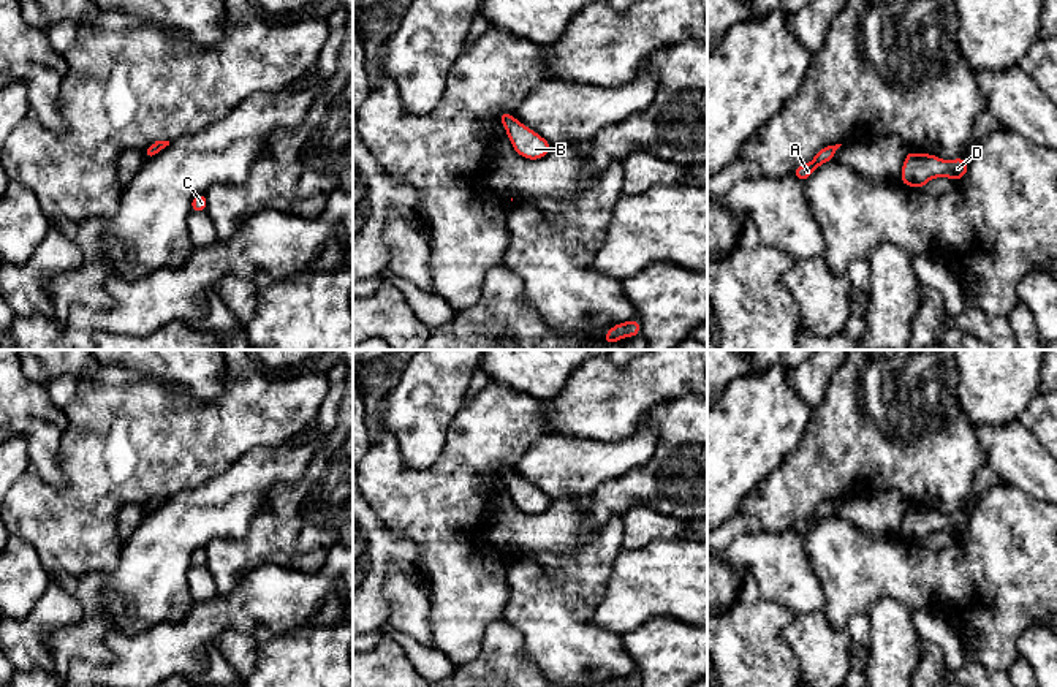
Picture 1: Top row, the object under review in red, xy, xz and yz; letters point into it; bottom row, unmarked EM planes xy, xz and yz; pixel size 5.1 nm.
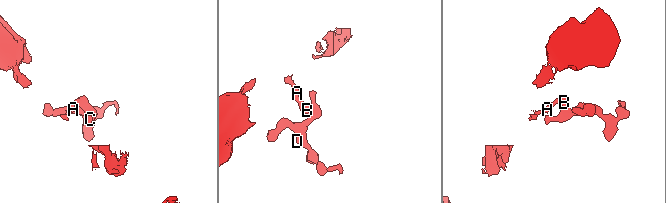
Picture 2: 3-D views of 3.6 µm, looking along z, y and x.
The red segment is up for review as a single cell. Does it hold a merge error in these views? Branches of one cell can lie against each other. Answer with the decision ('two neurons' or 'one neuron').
one neuron

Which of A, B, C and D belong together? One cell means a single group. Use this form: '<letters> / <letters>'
A B C D

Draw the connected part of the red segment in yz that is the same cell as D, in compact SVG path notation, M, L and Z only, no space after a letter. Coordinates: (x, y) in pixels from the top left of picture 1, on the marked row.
M908 150L899 180L904 185L923 188L935 177L959 180L965 177L967 169L968 158L941 160L932 154L916 154Z

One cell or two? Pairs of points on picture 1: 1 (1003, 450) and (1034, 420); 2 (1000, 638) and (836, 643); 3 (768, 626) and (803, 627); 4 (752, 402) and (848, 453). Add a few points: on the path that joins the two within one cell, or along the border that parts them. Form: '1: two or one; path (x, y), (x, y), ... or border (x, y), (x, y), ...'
1: two; border (1019, 420), (1040, 444)
2: two; border (822, 611), (833, 627), (845, 632)
3: two; border (795, 614), (782, 630), (782, 637), (799, 660)
4: two; border (812, 412), (801, 442), (782, 459)

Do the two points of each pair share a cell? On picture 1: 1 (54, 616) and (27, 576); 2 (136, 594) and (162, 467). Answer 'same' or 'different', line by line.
1: different
2: different

